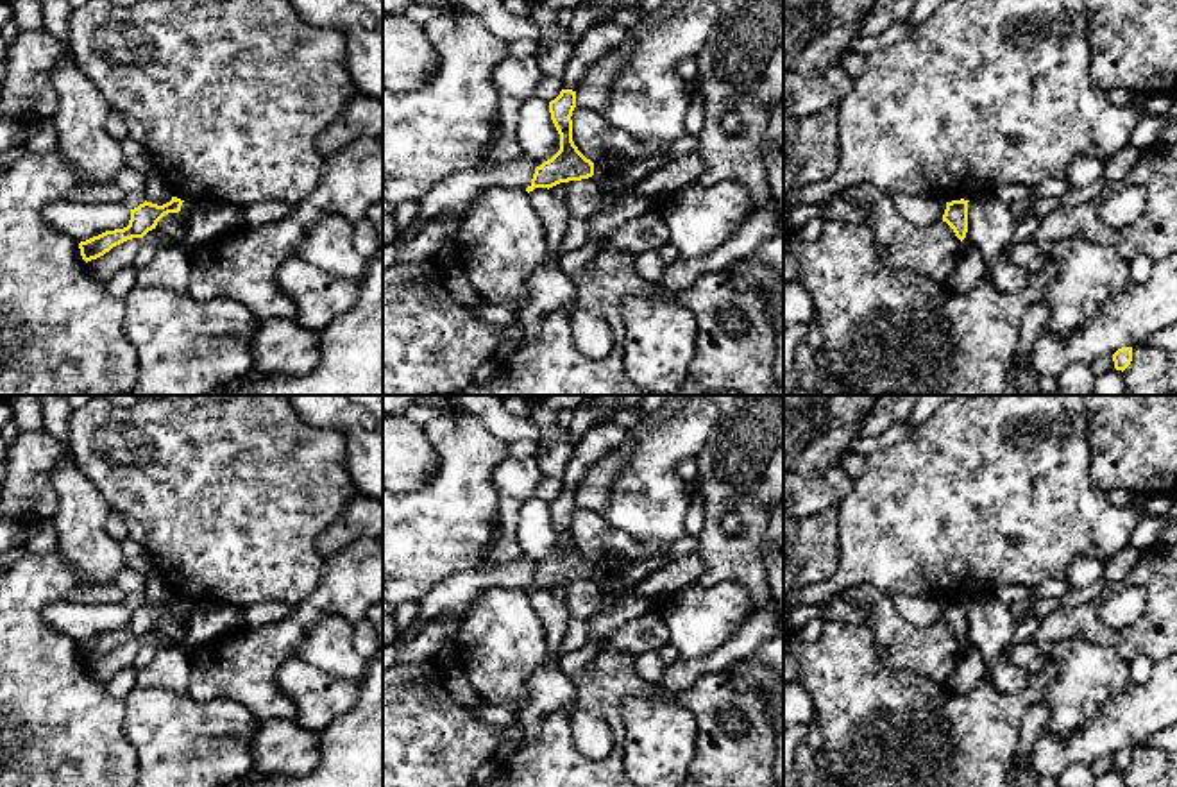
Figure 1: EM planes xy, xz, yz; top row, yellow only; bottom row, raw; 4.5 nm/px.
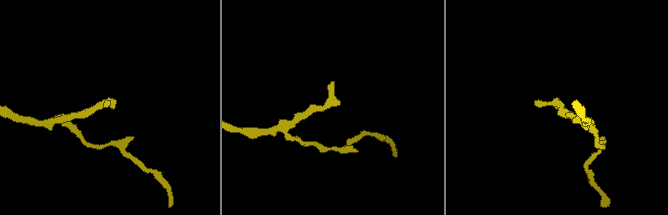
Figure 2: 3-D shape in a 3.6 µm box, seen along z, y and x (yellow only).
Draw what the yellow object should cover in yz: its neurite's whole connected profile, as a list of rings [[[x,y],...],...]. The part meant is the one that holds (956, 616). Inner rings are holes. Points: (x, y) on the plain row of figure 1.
[[[952,601],[946,603],[946,610],[943,615],[943,622],[946,622],[955,637],[962,642],[966,639],[968,633],[968,603],[970,601]]]

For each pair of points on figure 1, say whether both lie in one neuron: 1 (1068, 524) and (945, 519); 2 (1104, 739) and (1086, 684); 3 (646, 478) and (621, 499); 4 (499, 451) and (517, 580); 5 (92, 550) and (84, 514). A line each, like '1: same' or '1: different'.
1: same
2: different
3: same
4: different
5: same

